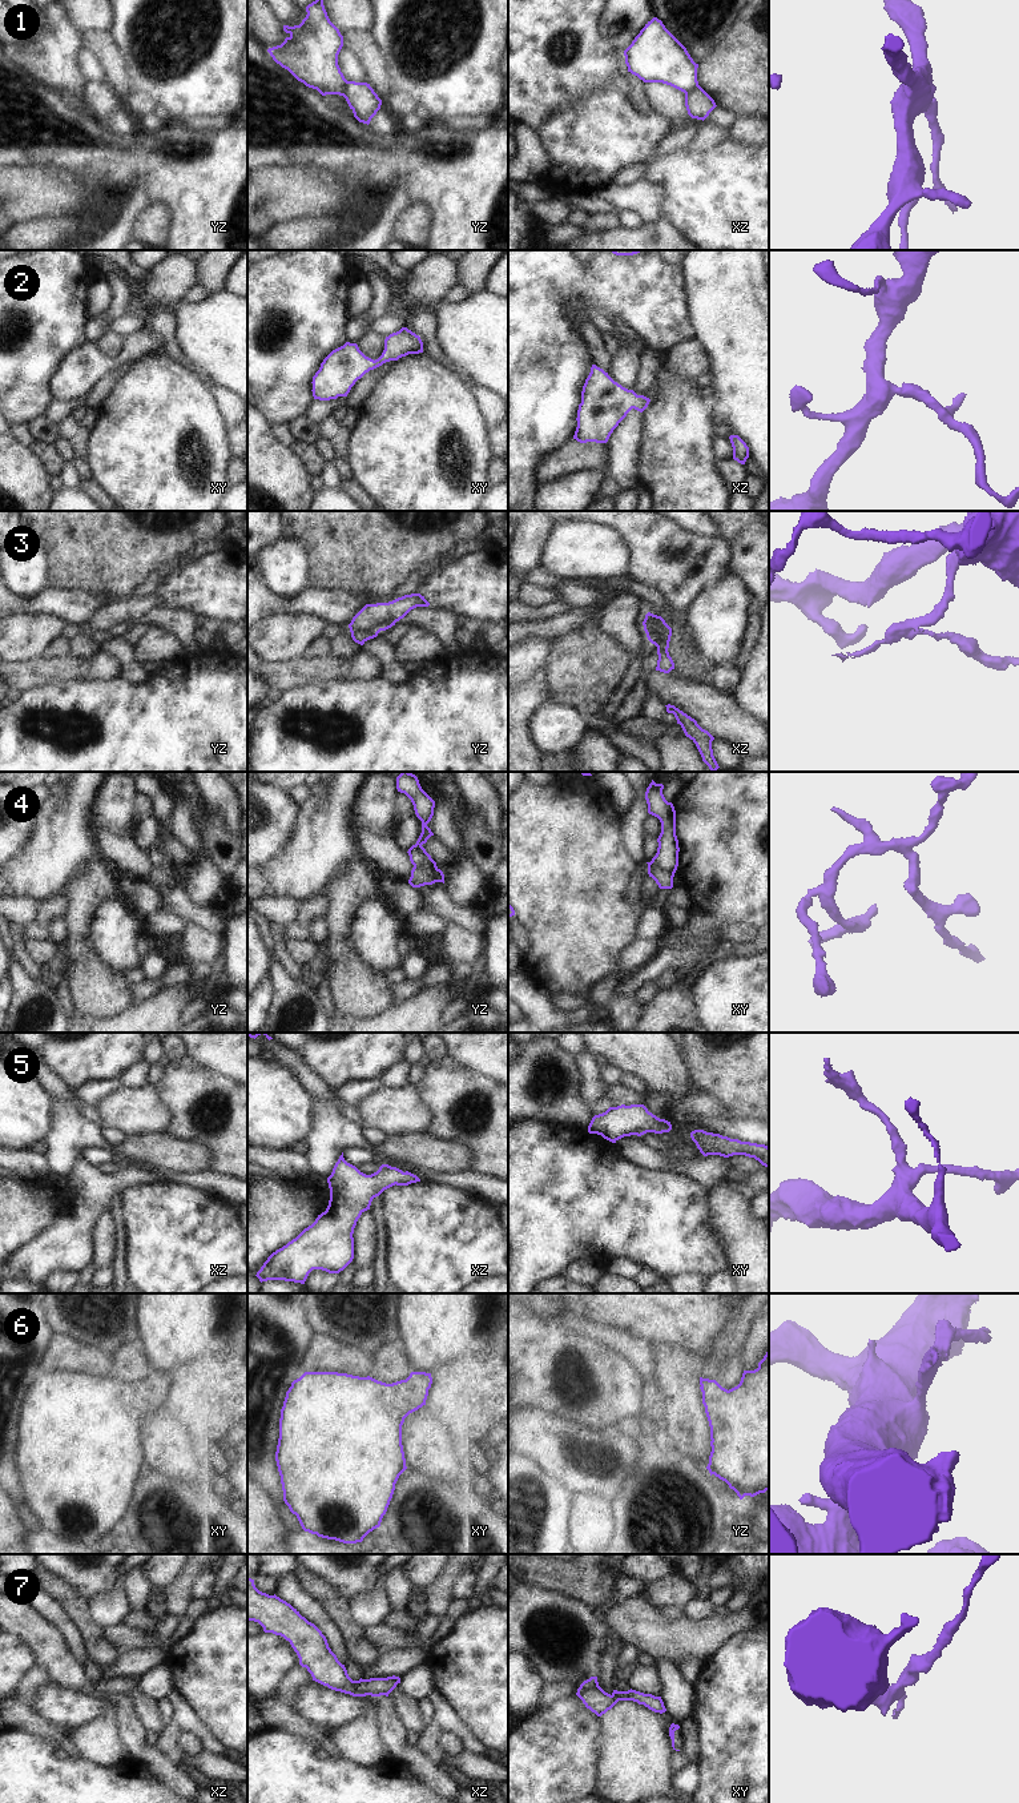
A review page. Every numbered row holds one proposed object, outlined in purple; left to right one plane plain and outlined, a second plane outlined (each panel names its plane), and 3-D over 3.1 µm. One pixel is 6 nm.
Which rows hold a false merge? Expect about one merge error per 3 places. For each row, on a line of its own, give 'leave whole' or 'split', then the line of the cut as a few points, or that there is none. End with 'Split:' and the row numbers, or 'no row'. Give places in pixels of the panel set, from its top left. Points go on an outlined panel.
1: split; cut yz (347, 81), (342, 95)
2: leave whole; cut none
3: split; cut xz (659, 616), (661, 623), (653, 631), (652, 643)
4: split; cut yz (414, 866), (436, 869)
5: leave whole; cut none
6: leave whole; cut none
7: split; cut xy (580, 1685), (599, 1687), (603, 1691)
Split: 1, 3, 4, 7

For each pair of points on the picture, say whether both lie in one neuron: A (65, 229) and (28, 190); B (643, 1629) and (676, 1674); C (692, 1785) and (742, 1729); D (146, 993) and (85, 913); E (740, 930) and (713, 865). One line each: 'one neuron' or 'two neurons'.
A: two neurons
B: two neurons
C: two neurons
D: two neurons
E: two neurons

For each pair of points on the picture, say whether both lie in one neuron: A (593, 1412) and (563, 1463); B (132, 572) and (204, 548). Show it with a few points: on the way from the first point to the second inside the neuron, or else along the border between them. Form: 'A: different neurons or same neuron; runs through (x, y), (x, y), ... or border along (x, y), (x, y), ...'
A: different neurons; border along (556, 1415), (593, 1428), (616, 1428)
B: different neurons; border along (201, 542), (148, 575)

